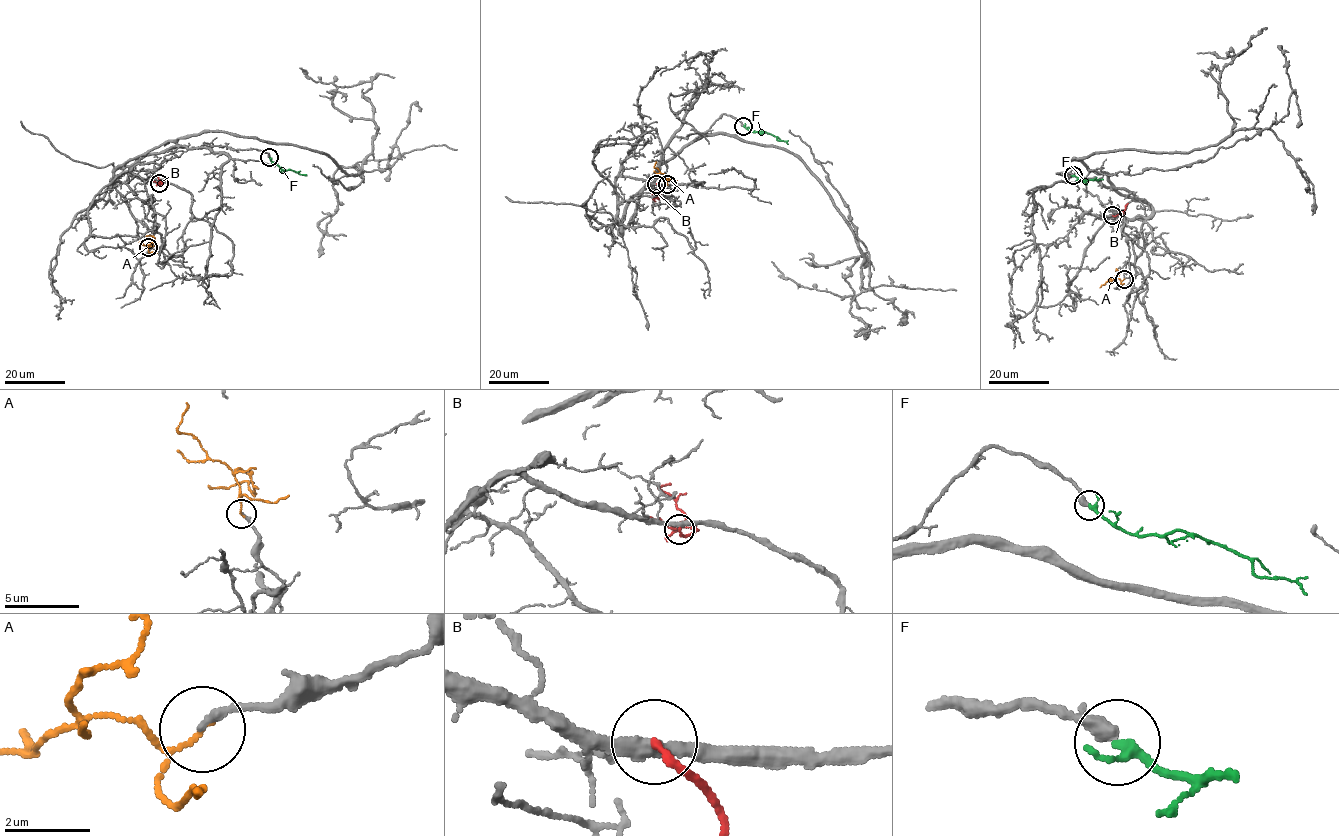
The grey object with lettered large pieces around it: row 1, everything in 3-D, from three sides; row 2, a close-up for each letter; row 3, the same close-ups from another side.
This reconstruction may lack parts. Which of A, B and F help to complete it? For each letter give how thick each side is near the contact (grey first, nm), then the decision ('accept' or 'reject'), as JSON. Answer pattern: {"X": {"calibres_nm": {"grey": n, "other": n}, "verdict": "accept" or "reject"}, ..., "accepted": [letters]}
{"A": {"calibres_nm": {"grey": 190, "other": 80}, "verdict": "reject"}, "B": {"calibres_nm": {"grey": 320, "other": 170}, "verdict": "reject"}, "F": {"calibres_nm": {"grey": 400, "other": 200}, "verdict": "accept"}, "accepted": ["F"]}

